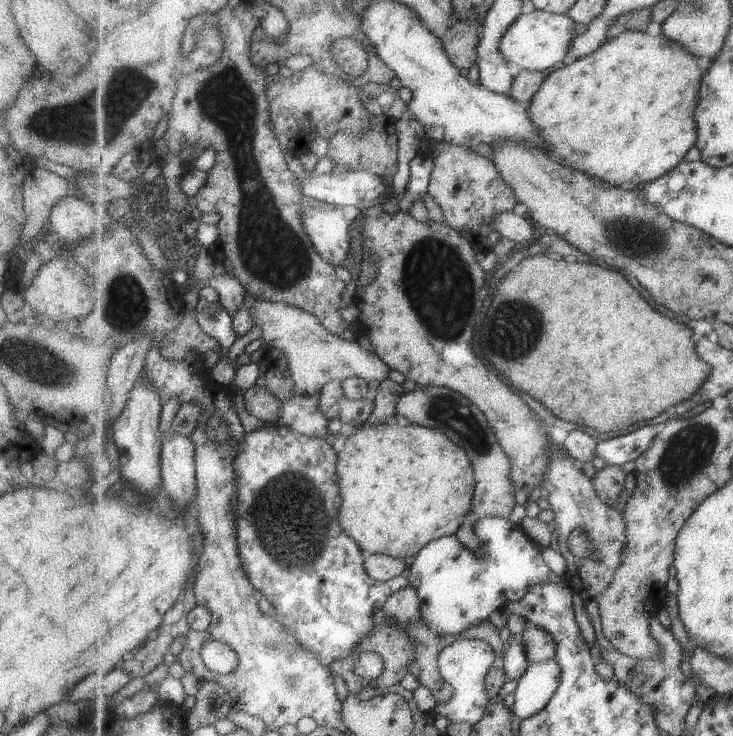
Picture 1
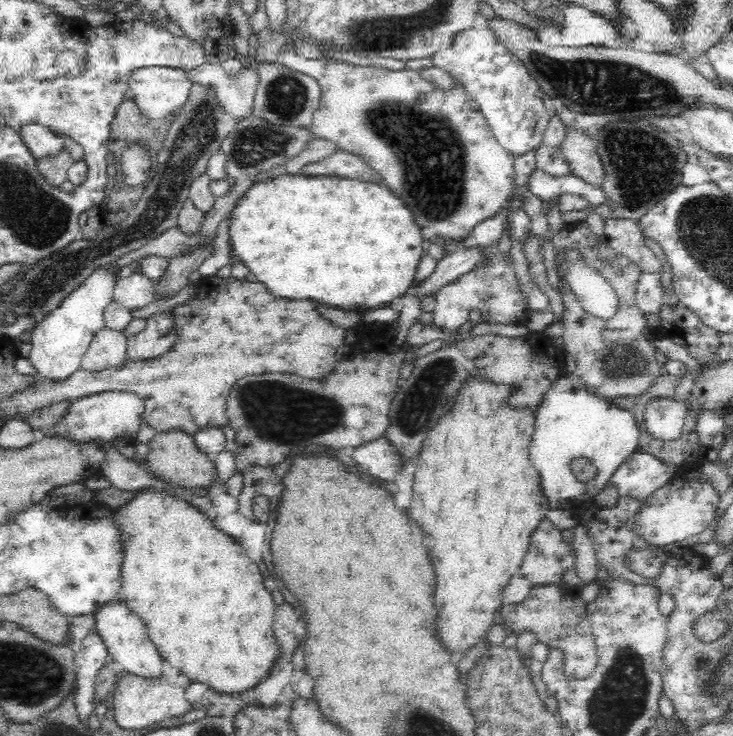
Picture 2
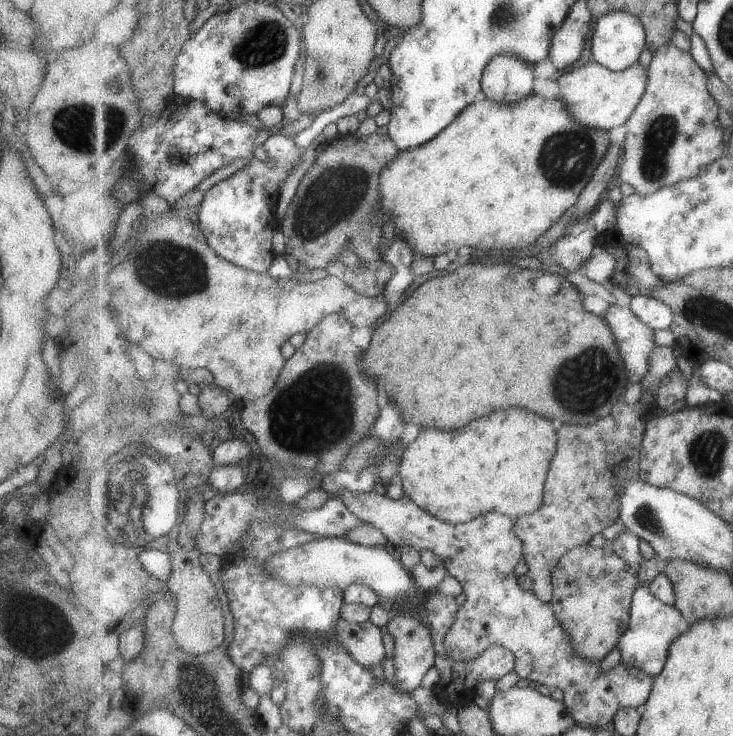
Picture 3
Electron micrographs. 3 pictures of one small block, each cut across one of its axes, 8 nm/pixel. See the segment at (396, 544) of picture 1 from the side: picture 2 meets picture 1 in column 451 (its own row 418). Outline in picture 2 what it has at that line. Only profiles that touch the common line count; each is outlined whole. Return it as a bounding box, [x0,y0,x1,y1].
[408,374,550,653]

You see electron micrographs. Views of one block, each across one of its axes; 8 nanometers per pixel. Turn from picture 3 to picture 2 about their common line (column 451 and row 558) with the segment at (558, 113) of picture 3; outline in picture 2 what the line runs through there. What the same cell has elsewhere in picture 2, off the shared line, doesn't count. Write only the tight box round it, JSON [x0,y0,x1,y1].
[114,490,278,694]

